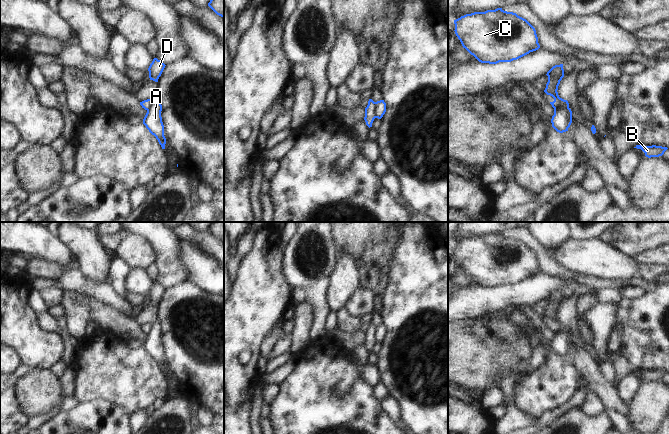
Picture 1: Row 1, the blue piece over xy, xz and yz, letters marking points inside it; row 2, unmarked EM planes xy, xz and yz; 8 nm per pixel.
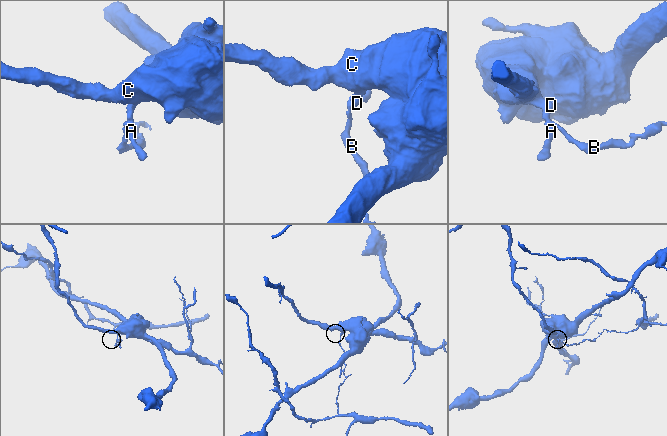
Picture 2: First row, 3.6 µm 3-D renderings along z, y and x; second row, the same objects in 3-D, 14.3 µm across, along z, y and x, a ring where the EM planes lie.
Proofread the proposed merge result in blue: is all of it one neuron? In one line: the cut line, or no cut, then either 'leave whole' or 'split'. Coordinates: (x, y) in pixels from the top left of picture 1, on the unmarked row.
xz (376, 326), (374, 341) | split

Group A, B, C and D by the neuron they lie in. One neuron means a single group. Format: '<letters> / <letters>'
A C D / B

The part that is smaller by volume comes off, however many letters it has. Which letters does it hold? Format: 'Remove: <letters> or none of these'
Remove: B

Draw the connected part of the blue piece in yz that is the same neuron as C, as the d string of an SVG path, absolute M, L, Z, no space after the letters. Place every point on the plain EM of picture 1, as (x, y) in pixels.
M502 232L466 238L454 248L463 272L481 287L511 286L540 272L535 252Z

